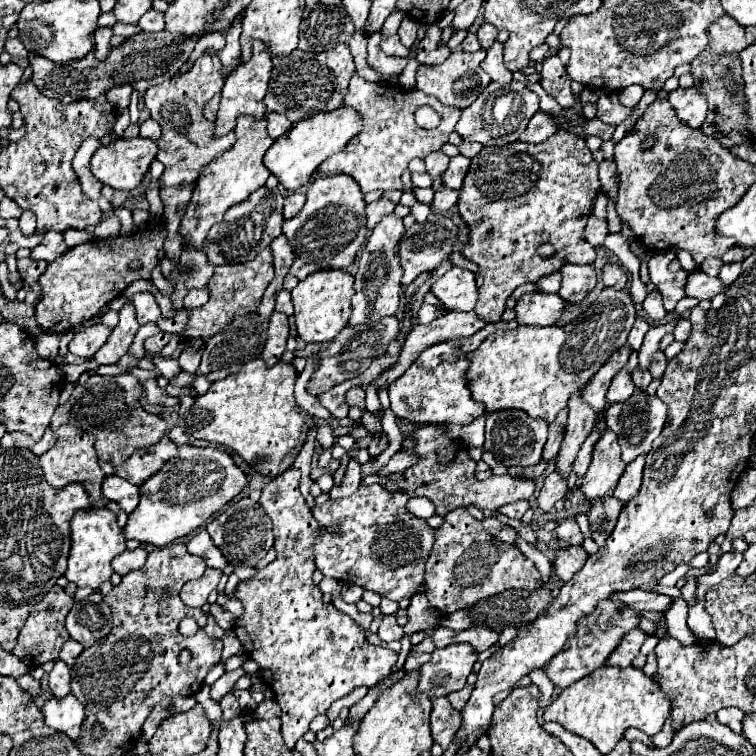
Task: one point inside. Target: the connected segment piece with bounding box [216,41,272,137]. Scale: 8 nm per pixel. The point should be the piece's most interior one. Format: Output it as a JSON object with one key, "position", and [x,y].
{"position":[243,92]}

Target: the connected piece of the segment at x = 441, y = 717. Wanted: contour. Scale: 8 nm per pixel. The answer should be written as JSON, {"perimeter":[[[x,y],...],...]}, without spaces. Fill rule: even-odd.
{"perimeter":[[[446,697],[434,699],[430,727],[432,727],[434,743],[438,743],[442,749],[448,749],[456,731],[460,729],[460,713],[450,705]]]}

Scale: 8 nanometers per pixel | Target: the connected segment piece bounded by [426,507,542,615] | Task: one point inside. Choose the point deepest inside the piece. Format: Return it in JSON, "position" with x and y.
{"position":[466,564]}

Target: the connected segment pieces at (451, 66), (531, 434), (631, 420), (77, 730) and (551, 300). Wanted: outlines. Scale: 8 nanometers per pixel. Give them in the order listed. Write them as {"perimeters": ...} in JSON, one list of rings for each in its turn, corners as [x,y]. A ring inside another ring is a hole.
{"perimeters":[[[[480,49],[476,53],[452,51],[450,57],[440,65],[420,65],[418,73],[416,73],[416,87],[420,91],[424,91],[426,95],[436,97],[446,107],[466,109],[480,95],[480,91],[484,91],[484,87],[488,87],[488,83],[490,83],[488,73],[484,73],[480,67],[484,57],[486,57],[484,49]]],[[[498,411],[498,413],[486,415],[484,449],[490,451],[506,467],[538,465],[546,443],[546,433],[548,433],[548,423],[544,419],[532,419],[524,415],[524,411]]],[[[636,391],[628,401],[610,405],[610,409],[606,411],[604,423],[606,423],[608,431],[614,431],[618,435],[620,447],[622,447],[622,459],[624,459],[624,463],[630,463],[638,455],[650,453],[652,441],[662,433],[666,417],[668,417],[668,407],[662,403],[660,397]]],[[[70,693],[64,699],[48,699],[46,705],[42,707],[44,721],[48,727],[54,731],[60,731],[68,735],[72,741],[76,741],[82,733],[82,723],[86,719],[84,705]]],[[[528,293],[518,299],[516,321],[522,325],[548,327],[560,319],[564,307],[566,301],[556,293]]]]}

